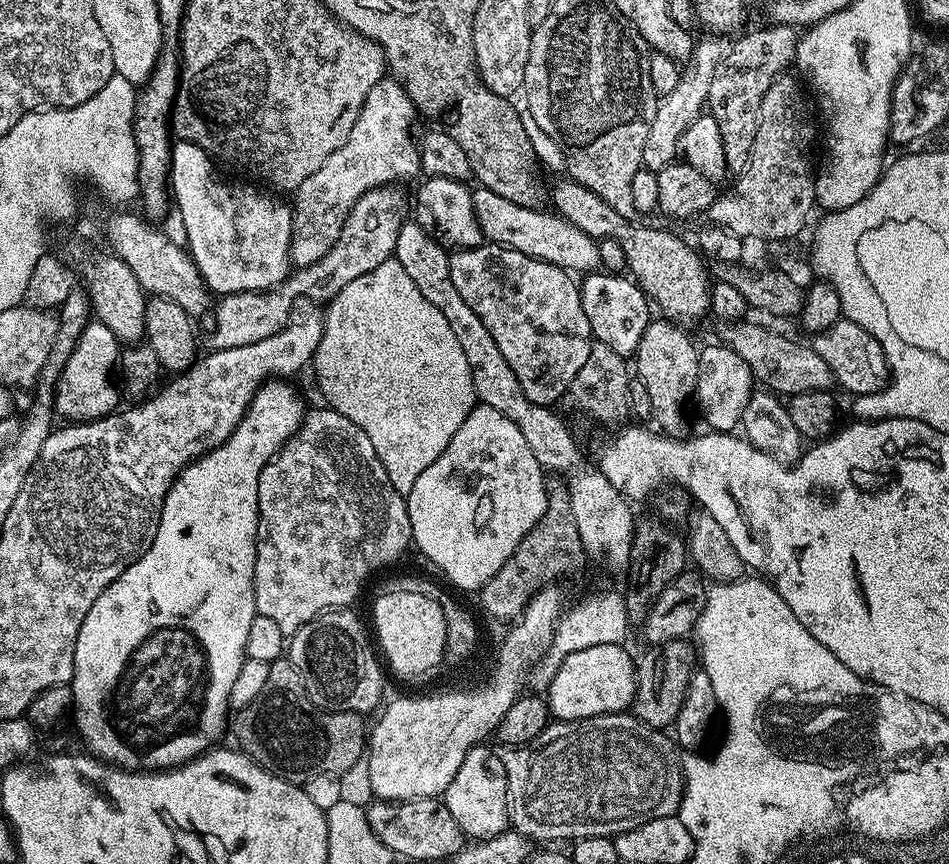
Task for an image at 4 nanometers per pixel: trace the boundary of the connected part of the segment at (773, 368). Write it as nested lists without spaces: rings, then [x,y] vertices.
[[[732,322],[724,332],[723,343],[734,349],[743,360],[752,367],[752,375],[760,380],[765,389],[784,398],[791,398],[803,392],[818,392],[833,387],[832,371],[820,355],[814,351],[811,343],[799,344],[796,340],[787,340],[760,324]]]

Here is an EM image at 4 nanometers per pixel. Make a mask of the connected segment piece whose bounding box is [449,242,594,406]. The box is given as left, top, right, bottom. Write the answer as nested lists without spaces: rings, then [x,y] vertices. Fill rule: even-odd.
[[[485,242],[479,248],[461,248],[453,251],[449,258],[450,278],[455,289],[466,300],[478,318],[485,323],[502,355],[517,375],[522,390],[530,401],[547,406],[555,400],[565,399],[570,382],[582,370],[594,343],[586,310],[582,310],[582,298],[577,281],[565,269],[538,258],[530,258],[513,248]]]

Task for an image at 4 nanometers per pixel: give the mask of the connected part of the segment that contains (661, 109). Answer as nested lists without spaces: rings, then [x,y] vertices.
[[[708,34],[705,40],[695,45],[690,59],[680,73],[678,86],[670,90],[670,94],[659,97],[654,118],[648,124],[648,137],[644,143],[642,164],[645,169],[659,170],[666,164],[671,164],[678,156],[680,135],[690,126],[694,118],[698,118],[705,111],[710,82],[714,82],[716,67],[723,62],[728,53],[730,44],[723,35]]]

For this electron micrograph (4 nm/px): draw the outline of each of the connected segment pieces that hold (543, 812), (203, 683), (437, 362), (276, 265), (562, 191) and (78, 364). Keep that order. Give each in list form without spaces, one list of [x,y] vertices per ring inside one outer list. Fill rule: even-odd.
[[[631,711],[603,712],[600,716],[591,716],[581,720],[561,720],[549,723],[529,744],[517,744],[505,747],[499,753],[499,758],[504,766],[505,781],[508,783],[508,818],[511,827],[527,836],[533,842],[539,840],[568,840],[578,841],[585,836],[608,836],[615,838],[624,832],[634,830],[654,818],[666,818],[677,815],[681,811],[680,798],[682,795],[682,768],[672,757],[674,744],[671,739],[664,737],[665,733],[659,728],[652,728],[646,722],[642,722]]]
[[[273,378],[259,388],[234,434],[222,442],[205,456],[199,456],[193,464],[188,464],[180,471],[176,481],[166,494],[166,502],[162,506],[160,529],[146,554],[129,566],[102,594],[98,594],[98,602],[90,606],[90,614],[86,614],[86,622],[82,622],[82,630],[78,630],[78,642],[74,646],[74,674],[72,675],[72,708],[76,712],[76,728],[84,739],[89,753],[98,760],[106,760],[110,764],[129,770],[167,770],[187,764],[195,756],[200,756],[209,748],[215,748],[224,736],[224,727],[230,724],[231,691],[238,672],[245,662],[246,633],[250,630],[250,622],[256,617],[256,599],[254,598],[254,562],[256,561],[256,531],[260,525],[258,510],[258,478],[273,456],[292,439],[300,429],[304,420],[306,405],[300,401],[300,392],[284,378]]]
[[[395,258],[382,262],[382,266],[374,266],[374,270],[370,270],[370,274],[362,274],[362,278],[354,278],[354,282],[347,284],[330,301],[324,312],[322,342],[318,342],[318,350],[312,356],[310,368],[311,371],[316,371],[316,376],[320,379],[320,392],[324,395],[323,403],[338,414],[342,414],[342,418],[350,418],[350,422],[354,426],[358,426],[362,430],[362,434],[366,434],[366,438],[370,438],[370,446],[374,450],[374,454],[378,454],[382,466],[386,466],[386,474],[390,478],[394,490],[405,494],[414,486],[414,482],[418,482],[418,474],[422,474],[422,470],[426,470],[426,466],[433,464],[442,454],[442,450],[446,450],[446,446],[450,442],[450,438],[454,438],[458,426],[462,426],[462,422],[466,422],[466,414],[470,414],[470,410],[475,408],[478,403],[470,362],[466,360],[466,355],[463,354],[453,330],[450,330],[449,323],[446,322],[446,318],[443,317],[438,307],[422,296],[413,279],[406,274],[406,270]]]
[[[176,140],[172,146],[172,170],[170,173],[170,196],[174,201],[174,208],[180,211],[180,224],[184,227],[184,236],[188,239],[186,243],[186,251],[191,256],[192,261],[198,266],[200,277],[204,279],[205,284],[213,293],[220,296],[228,296],[231,292],[266,292],[273,288],[277,288],[279,284],[284,283],[290,275],[290,242],[292,241],[292,214],[293,209],[288,208],[280,200],[275,200],[272,196],[267,196],[264,192],[259,192],[256,188],[251,188],[248,184],[231,184],[228,180],[223,180],[216,173],[217,165],[214,163],[213,157],[207,152],[203,152],[196,144],[191,144],[185,140]]]
[[[563,178],[550,188],[550,204],[564,220],[569,220],[578,230],[593,238],[608,237],[621,244],[625,254],[627,271],[631,279],[644,289],[653,305],[661,308],[667,319],[681,325],[689,326],[695,320],[708,316],[711,306],[709,265],[705,257],[693,245],[688,245],[680,236],[667,232],[664,228],[643,228],[632,224],[629,217],[618,214],[614,206],[602,202],[594,190],[586,190],[577,180]]]
[[[89,322],[56,383],[55,415],[65,416],[68,422],[87,422],[101,420],[103,416],[110,416],[117,411],[119,404],[116,403],[122,397],[122,392],[117,385],[117,389],[112,385],[112,376],[114,380],[121,351],[120,341],[106,325]]]

